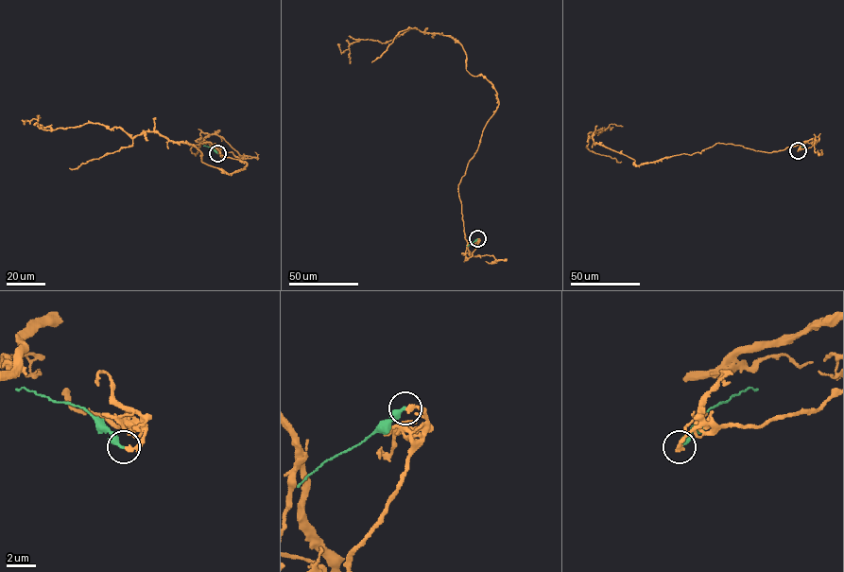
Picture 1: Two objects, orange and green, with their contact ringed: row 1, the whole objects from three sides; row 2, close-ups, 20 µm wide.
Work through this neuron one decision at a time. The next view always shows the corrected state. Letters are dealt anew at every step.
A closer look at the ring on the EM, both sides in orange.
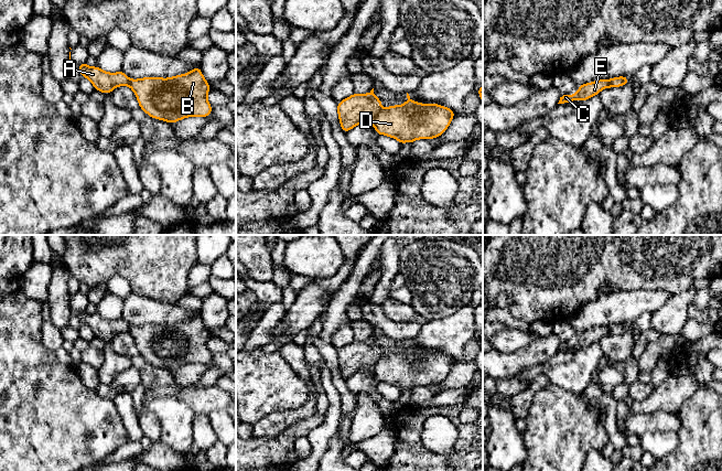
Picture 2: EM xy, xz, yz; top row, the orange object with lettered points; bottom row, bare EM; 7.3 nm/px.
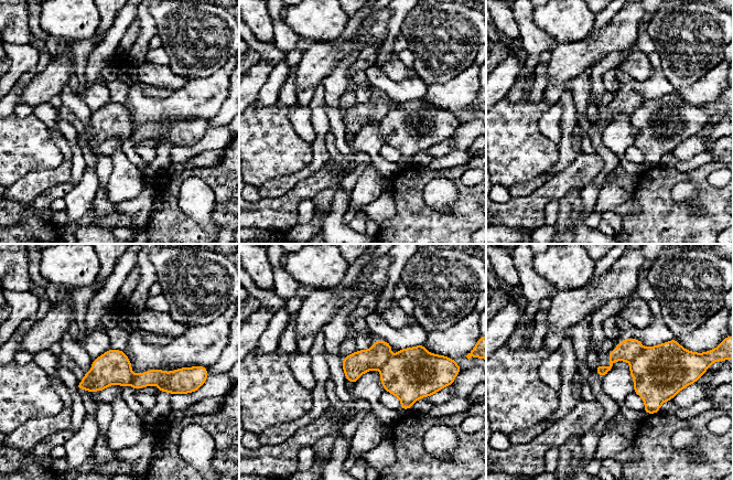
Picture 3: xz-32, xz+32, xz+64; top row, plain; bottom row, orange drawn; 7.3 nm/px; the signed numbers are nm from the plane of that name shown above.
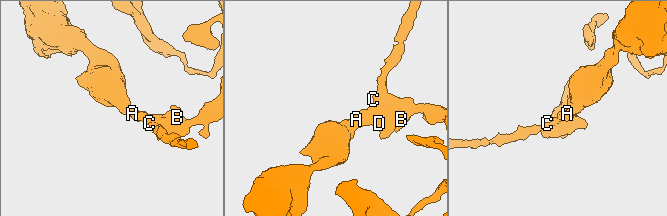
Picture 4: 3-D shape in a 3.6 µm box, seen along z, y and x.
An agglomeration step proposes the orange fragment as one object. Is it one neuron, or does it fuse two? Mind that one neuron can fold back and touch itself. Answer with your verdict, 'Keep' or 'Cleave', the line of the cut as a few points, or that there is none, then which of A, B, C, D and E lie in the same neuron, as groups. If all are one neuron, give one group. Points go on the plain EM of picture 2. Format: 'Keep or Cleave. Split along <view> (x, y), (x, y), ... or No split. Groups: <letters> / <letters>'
Cleave. Split along xz (381, 356), (376, 362), (373, 371). Groups: A C E / B D

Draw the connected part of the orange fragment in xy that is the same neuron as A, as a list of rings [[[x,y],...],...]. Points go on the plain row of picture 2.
[[[86,309],[78,314],[80,323],[88,325],[94,335],[105,341],[110,341],[115,334],[129,333],[130,325],[122,319],[108,320],[98,313],[89,314]]]

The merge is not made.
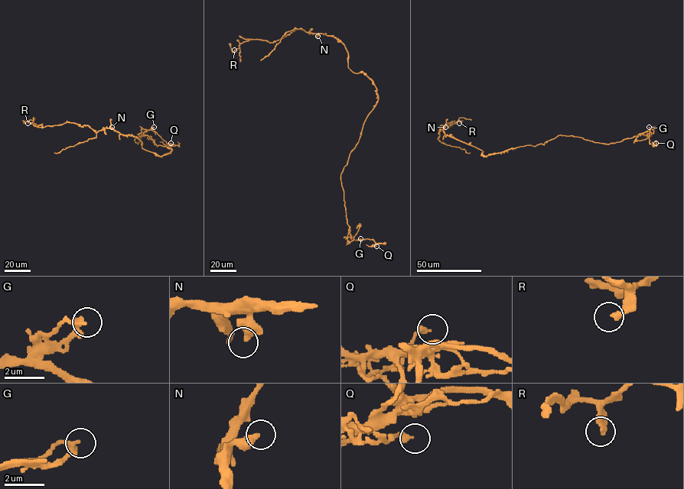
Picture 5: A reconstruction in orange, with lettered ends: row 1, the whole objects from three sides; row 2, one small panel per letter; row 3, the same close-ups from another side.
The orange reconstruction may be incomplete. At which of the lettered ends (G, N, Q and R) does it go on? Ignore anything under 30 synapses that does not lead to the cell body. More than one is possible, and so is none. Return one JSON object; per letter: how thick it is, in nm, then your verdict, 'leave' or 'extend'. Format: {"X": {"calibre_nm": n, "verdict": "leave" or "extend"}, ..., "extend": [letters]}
{"G": {"calibre_nm": 180, "verdict": "leave"}, "N": {"calibre_nm": 320, "verdict": "leave"}, "Q": {"calibre_nm": 240, "verdict": "leave"}, "R": {"calibre_nm": 240, "verdict": "leave"}, "extend": []}

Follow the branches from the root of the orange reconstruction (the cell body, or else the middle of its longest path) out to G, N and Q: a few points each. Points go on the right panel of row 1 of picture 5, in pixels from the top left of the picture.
G: (500, 152), (521, 146), (543, 144), (559, 135), (573, 135), (601, 144), (615, 143), (649, 131), (649, 127)
N: (500, 152), (484, 156), (477, 147), (446, 135), (444, 131), (445, 127)
Q: (500, 152), (521, 146), (543, 144), (559, 135), (610, 144), (649, 130), (649, 142), (656, 143)

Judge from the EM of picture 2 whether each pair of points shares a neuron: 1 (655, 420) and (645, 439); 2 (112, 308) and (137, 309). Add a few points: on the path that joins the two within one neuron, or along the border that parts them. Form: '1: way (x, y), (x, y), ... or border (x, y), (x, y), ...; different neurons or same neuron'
1: border (674, 430), (650, 430), (639, 436); different neurons
2: border (124, 300), (121, 317); different neurons

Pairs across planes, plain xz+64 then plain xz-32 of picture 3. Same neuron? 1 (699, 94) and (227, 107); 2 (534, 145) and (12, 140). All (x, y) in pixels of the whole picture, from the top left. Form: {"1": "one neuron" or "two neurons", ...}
{"1": "two neurons", "2": "one neuron"}

